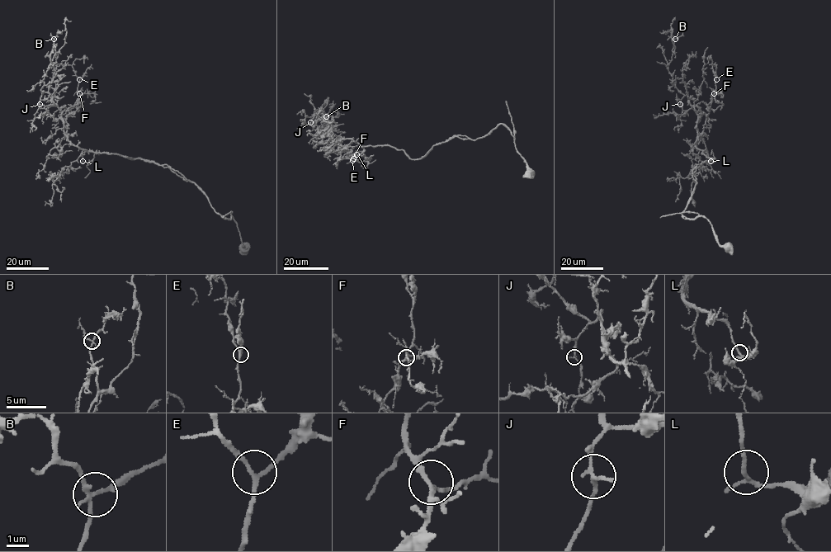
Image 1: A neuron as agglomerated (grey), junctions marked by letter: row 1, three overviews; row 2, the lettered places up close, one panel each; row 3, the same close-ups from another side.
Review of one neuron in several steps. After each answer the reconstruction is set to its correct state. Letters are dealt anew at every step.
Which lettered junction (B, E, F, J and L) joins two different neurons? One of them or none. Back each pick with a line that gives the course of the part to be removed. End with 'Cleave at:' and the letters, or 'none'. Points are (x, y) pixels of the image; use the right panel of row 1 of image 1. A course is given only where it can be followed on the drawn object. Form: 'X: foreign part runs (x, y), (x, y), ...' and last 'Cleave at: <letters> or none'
Cleave at: none

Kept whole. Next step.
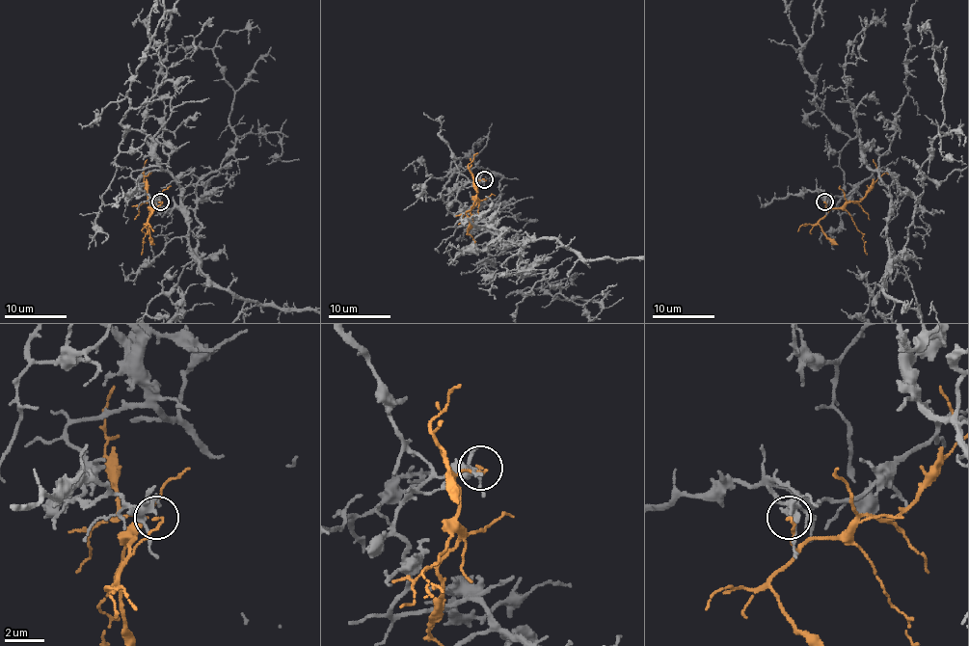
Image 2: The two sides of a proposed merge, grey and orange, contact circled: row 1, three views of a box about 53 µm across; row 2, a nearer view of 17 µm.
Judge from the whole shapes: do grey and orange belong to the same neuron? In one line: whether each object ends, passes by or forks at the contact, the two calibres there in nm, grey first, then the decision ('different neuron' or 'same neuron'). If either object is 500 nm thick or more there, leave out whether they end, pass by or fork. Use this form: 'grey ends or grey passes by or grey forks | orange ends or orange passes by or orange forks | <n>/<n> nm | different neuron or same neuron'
grey forks | orange ends | 240/130 nm | different neuron

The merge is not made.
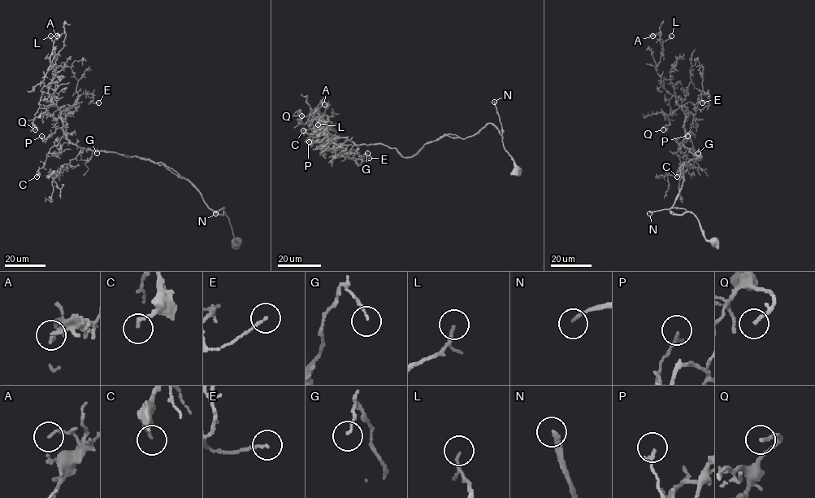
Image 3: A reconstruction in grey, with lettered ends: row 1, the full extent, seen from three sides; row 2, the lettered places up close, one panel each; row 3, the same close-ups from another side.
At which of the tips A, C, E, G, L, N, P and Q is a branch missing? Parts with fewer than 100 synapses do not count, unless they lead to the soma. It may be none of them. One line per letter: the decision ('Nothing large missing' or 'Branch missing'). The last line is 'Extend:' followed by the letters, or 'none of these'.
A: Nothing large missing
C: Nothing large missing
E: Nothing large missing
G: Nothing large missing
L: Nothing large missing
N: Branch missing
P: Nothing large missing
Q: Nothing large missing
Extend: N

